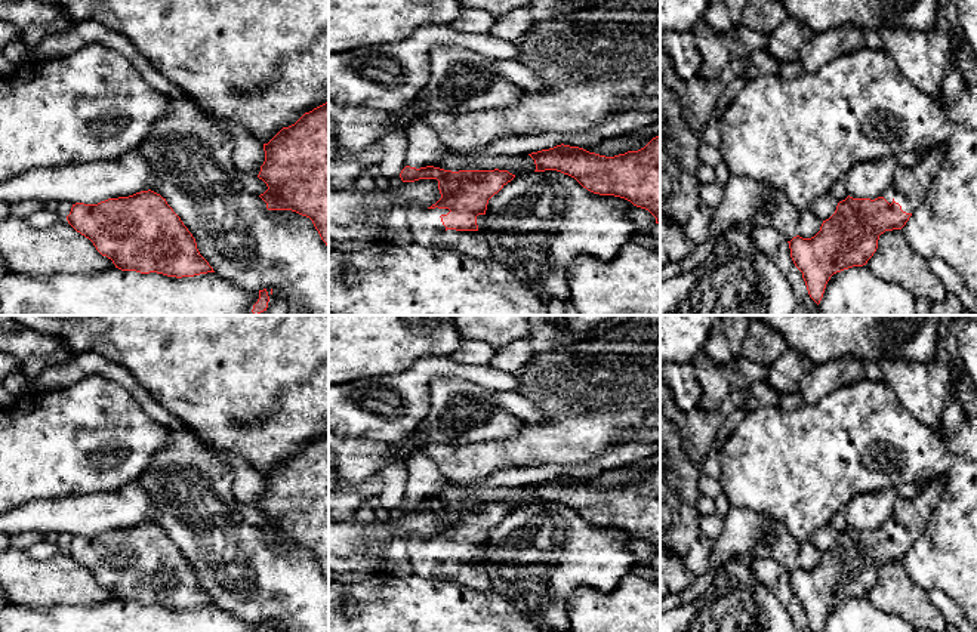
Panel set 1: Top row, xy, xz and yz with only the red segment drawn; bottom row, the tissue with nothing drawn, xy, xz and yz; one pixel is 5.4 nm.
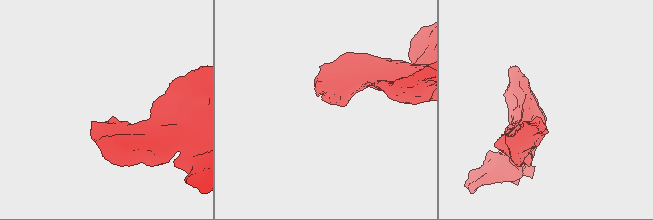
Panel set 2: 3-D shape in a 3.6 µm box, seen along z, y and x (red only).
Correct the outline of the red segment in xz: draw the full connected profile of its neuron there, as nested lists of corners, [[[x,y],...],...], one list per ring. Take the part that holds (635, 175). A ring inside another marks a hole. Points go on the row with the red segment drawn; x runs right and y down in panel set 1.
[[[660,136],[653,138],[638,151],[628,151],[614,157],[564,144],[528,155],[534,160],[534,172],[557,170],[574,178],[594,194],[625,198],[634,206],[648,210],[656,218],[656,223],[660,225]]]

